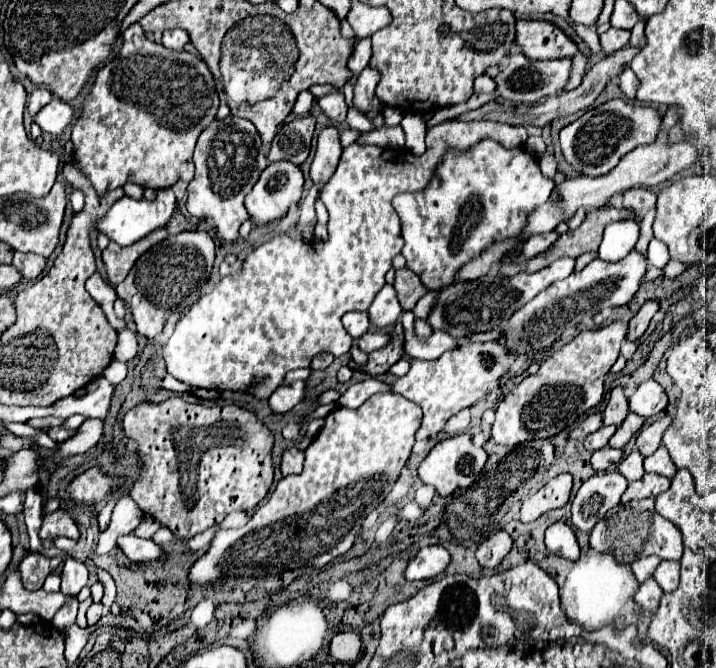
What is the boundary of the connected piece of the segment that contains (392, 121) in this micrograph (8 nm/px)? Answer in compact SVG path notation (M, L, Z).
M384 106L382 116L384 116L384 126L396 126L396 124L400 124L404 112L396 110L396 108L390 108L390 106Z

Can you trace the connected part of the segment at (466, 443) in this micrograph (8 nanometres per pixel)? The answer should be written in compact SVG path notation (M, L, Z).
M458 434L458 436L438 442L430 450L430 454L418 466L418 476L424 484L434 486L440 496L450 496L456 488L466 488L468 484L472 484L476 480L476 476L480 474L480 470L484 468L486 460L488 460L488 456L486 456L484 448L474 446L474 442L468 434Z

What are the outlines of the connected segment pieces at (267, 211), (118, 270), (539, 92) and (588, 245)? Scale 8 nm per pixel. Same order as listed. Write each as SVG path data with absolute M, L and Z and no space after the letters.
M272 162L246 196L246 208L254 224L282 218L302 196L302 170L292 162Z
M164 228L164 230L154 230L152 234L148 234L148 238L142 238L140 242L134 242L128 248L116 246L116 242L110 242L102 252L102 262L106 268L106 280L112 286L120 284L126 278L126 274L130 272L130 268L134 266L136 258L142 256L154 244L162 242L166 236L168 236L168 230Z
M510 52L508 60L500 66L498 76L494 76L492 80L496 82L498 98L512 100L518 104L534 104L534 102L546 98L548 94L562 90L564 84L568 82L568 76L570 76L570 58L534 62L534 60L528 60L522 52Z
M614 206L592 210L592 212L588 212L588 216L580 228L562 234L546 252L534 256L532 260L526 260L526 262L520 262L520 260L518 262L504 262L500 266L500 274L514 276L520 272L520 268L524 268L526 272L538 272L538 270L546 268L550 262L554 262L556 258L562 258L562 256L578 258L584 252L596 252L600 246L604 228L610 222L616 222L622 218L632 218L632 216L634 216L632 210L626 210L626 208L618 210Z

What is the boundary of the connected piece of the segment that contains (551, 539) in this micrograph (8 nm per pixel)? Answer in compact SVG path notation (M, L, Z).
M554 522L546 530L546 548L562 558L568 558L568 560L576 560L580 556L576 536L574 536L572 528L564 522Z

